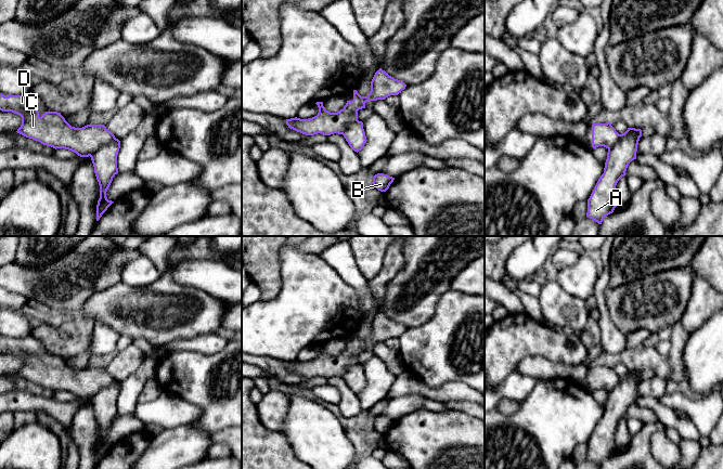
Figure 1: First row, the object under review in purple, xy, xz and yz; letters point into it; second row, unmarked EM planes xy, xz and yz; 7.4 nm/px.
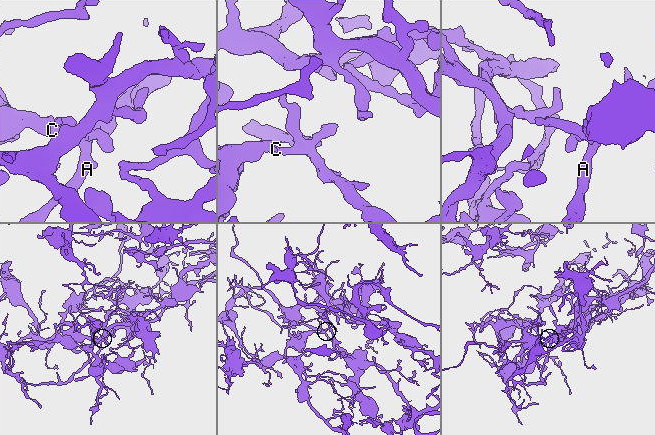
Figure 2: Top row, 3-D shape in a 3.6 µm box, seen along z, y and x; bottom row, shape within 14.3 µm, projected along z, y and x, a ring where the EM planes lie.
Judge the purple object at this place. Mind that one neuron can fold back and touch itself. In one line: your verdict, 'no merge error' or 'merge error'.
merge error

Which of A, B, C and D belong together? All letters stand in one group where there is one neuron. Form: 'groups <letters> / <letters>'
groups A B / C D

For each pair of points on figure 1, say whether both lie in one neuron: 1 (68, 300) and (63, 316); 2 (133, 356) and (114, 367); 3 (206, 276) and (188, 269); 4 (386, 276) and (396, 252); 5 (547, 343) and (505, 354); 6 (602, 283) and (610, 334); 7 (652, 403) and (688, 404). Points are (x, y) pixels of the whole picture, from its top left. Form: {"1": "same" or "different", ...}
{"1": "different", "2": "same", "3": "same", "4": "same", "5": "same", "6": "same", "7": "different"}

